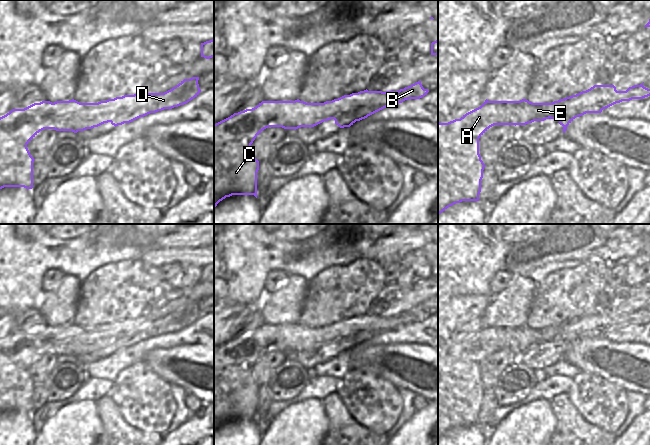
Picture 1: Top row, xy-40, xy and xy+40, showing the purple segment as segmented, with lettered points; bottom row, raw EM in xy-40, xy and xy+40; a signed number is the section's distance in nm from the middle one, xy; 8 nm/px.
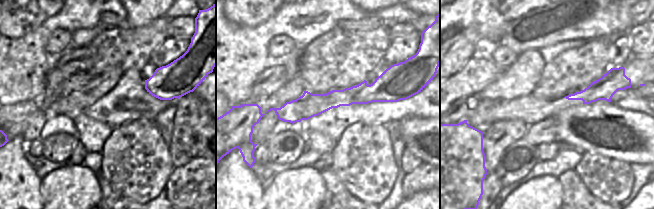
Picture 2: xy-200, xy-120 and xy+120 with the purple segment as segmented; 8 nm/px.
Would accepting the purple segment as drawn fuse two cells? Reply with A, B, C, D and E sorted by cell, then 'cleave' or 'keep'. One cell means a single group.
groups A B C E / D; cleave

